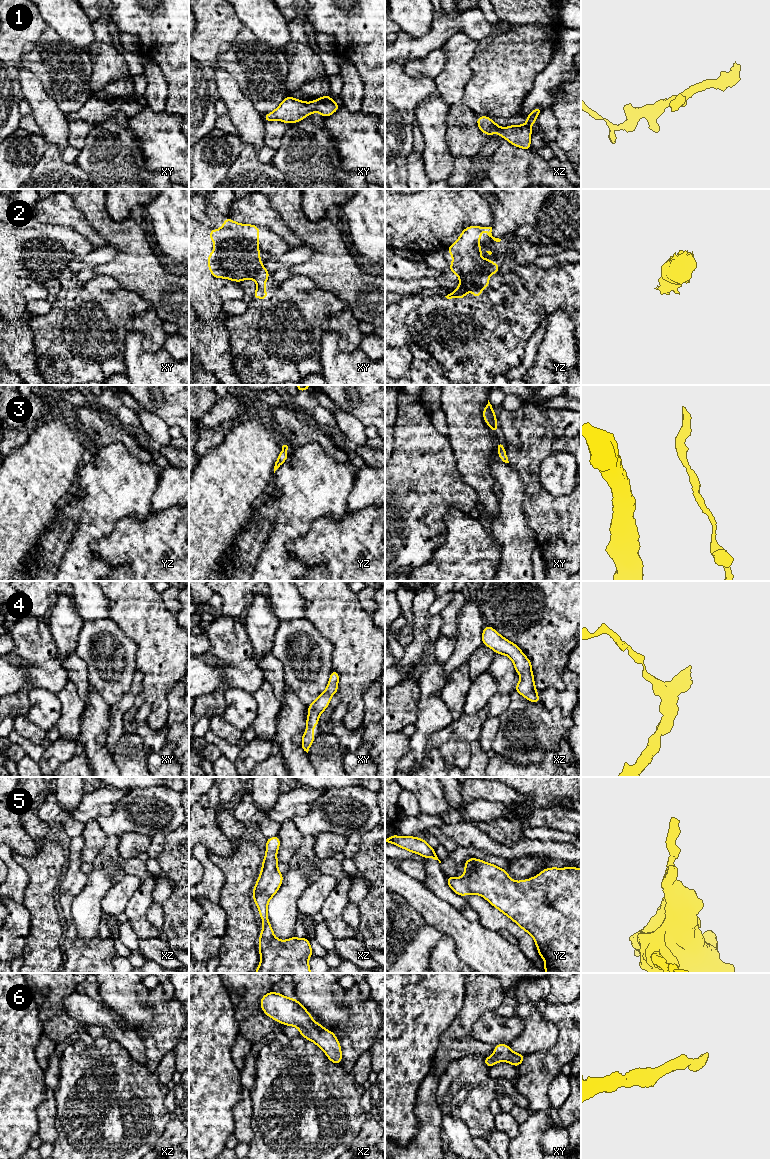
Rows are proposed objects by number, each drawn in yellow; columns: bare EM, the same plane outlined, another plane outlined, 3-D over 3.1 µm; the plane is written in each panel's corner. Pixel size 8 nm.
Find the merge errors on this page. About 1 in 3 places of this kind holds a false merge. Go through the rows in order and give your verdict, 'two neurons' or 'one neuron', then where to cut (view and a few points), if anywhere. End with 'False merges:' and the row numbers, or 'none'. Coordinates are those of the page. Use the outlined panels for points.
1: one neuron; cut none
2: two neurons; cut yz (487, 273), (465, 272), (458, 276)
3: one neuron; cut none
4: one neuron; cut none
5: one neuron; cut none
6: one neuron; cut none
False merges: 2

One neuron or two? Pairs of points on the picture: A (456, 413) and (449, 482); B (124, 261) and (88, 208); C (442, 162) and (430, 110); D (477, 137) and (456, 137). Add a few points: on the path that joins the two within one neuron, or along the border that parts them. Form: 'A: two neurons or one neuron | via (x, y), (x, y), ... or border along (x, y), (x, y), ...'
A: two neurons | border along (447, 437), (453, 452), (456, 468), (460, 472)
B: one neuron | via (126, 248), (101, 221)
C: one neuron | via (436, 149), (435, 126), (433, 123)
D: one neuron | via (472, 137), (461, 137)

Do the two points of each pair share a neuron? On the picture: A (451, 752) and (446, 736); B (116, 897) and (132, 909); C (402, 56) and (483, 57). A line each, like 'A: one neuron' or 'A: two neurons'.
A: two neurons
B: two neurons
C: two neurons

